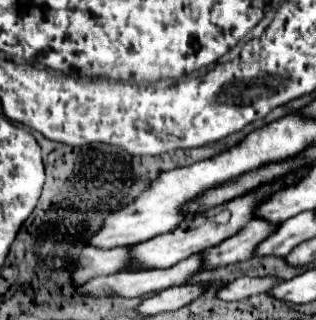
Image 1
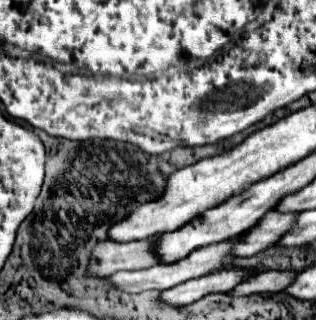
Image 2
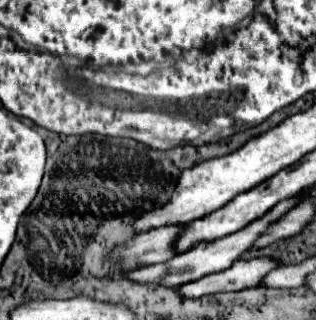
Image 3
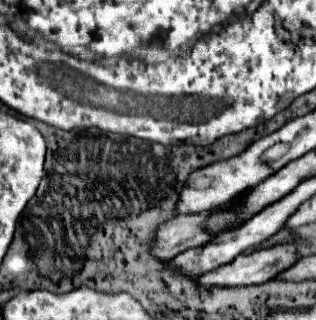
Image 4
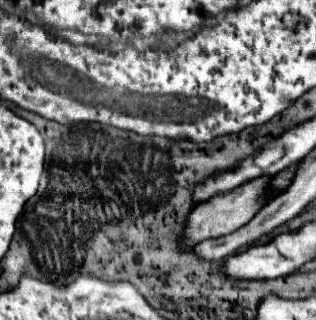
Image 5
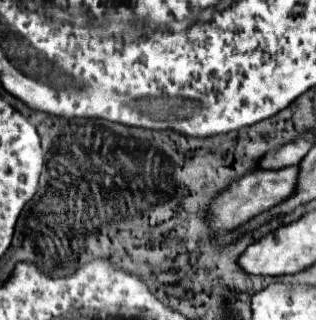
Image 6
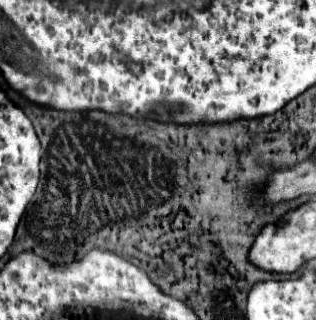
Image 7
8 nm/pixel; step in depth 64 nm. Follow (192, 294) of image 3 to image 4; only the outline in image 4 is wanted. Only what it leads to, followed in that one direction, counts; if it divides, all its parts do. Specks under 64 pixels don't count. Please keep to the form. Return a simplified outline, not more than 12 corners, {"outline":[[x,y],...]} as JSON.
{"outline":[[296,248],[240,254],[198,278],[198,288],[236,288],[274,280],[296,262]]}

